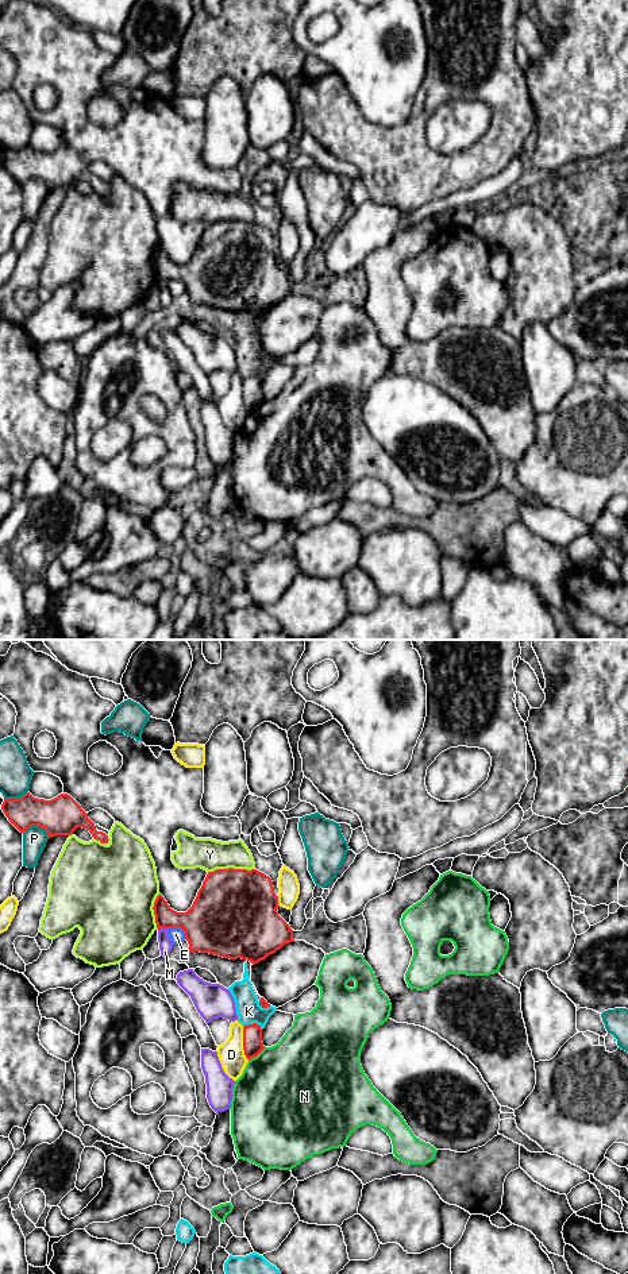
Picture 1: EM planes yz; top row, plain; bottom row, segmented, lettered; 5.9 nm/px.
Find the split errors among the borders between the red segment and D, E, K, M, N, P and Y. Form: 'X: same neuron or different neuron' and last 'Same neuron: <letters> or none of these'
D: different neuron
E: different neuron
K: different neuron
M: different neuron
N: different neuron
P: different neuron
Y: different neuron
Same neuron: none of these

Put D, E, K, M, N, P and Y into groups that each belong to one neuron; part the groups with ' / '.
D / E / K / M / N / P / Y

